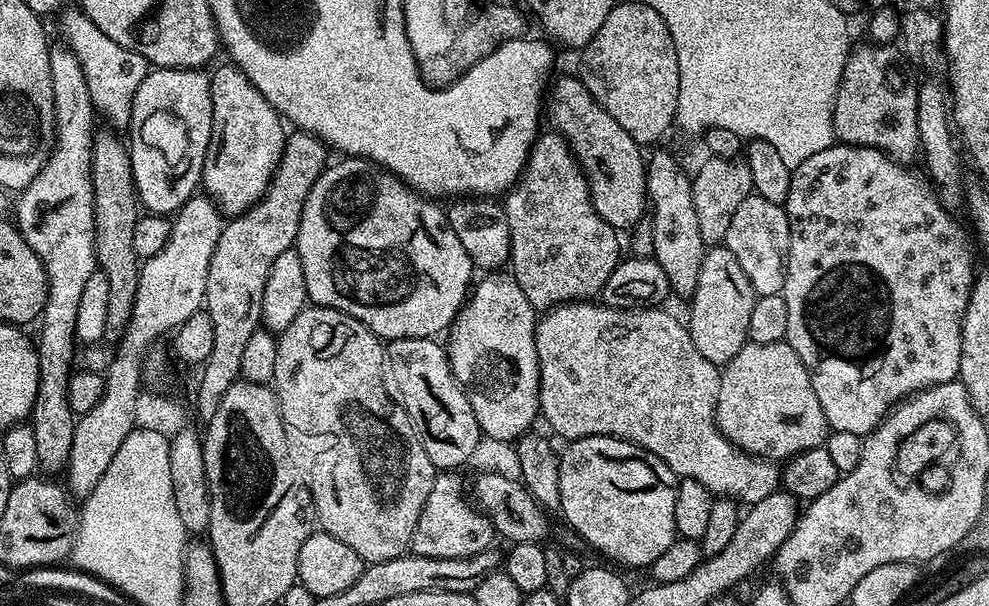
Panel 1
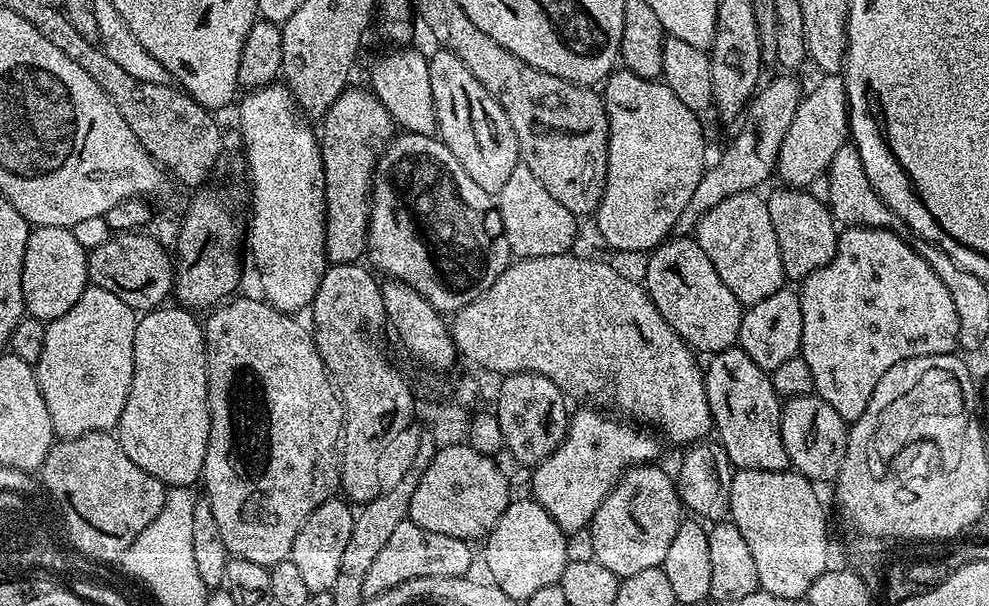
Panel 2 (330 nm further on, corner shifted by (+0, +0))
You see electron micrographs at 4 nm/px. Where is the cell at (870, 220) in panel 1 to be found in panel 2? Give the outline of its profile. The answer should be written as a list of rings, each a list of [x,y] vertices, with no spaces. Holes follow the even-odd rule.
[[[848,226],[839,233],[837,238],[837,252],[824,268],[816,269],[802,280],[798,291],[802,302],[802,346],[800,355],[803,356],[806,366],[810,366],[810,374],[814,374],[814,392],[820,396],[846,422],[862,418],[866,406],[870,406],[870,398],[874,394],[874,386],[894,366],[903,360],[918,358],[919,356],[946,356],[957,351],[960,342],[960,327],[958,326],[958,310],[954,306],[954,298],[950,298],[950,290],[946,290],[946,282],[930,270],[926,258],[922,258],[912,249],[911,243],[905,237],[889,232],[886,228],[861,228]]]

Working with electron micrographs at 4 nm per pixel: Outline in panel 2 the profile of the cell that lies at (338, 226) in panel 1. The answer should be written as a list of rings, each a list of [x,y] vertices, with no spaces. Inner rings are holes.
[[[413,132],[397,135],[392,143],[380,153],[380,158],[376,162],[375,171],[372,174],[372,190],[368,209],[367,251],[370,256],[372,252],[373,262],[385,272],[383,274],[385,277],[400,280],[406,286],[418,290],[418,294],[422,294],[422,298],[426,298],[430,302],[430,306],[434,306],[441,314],[455,314],[470,302],[474,302],[496,281],[498,274],[502,274],[502,270],[506,270],[510,263],[508,239],[504,233],[500,210],[493,193],[482,190],[482,186],[478,186],[478,182],[474,182],[474,178],[470,178],[470,174],[466,174],[466,170],[462,170],[462,162],[458,162],[458,158],[454,158],[454,154],[450,154],[450,150],[443,140],[436,136],[423,136]]]

